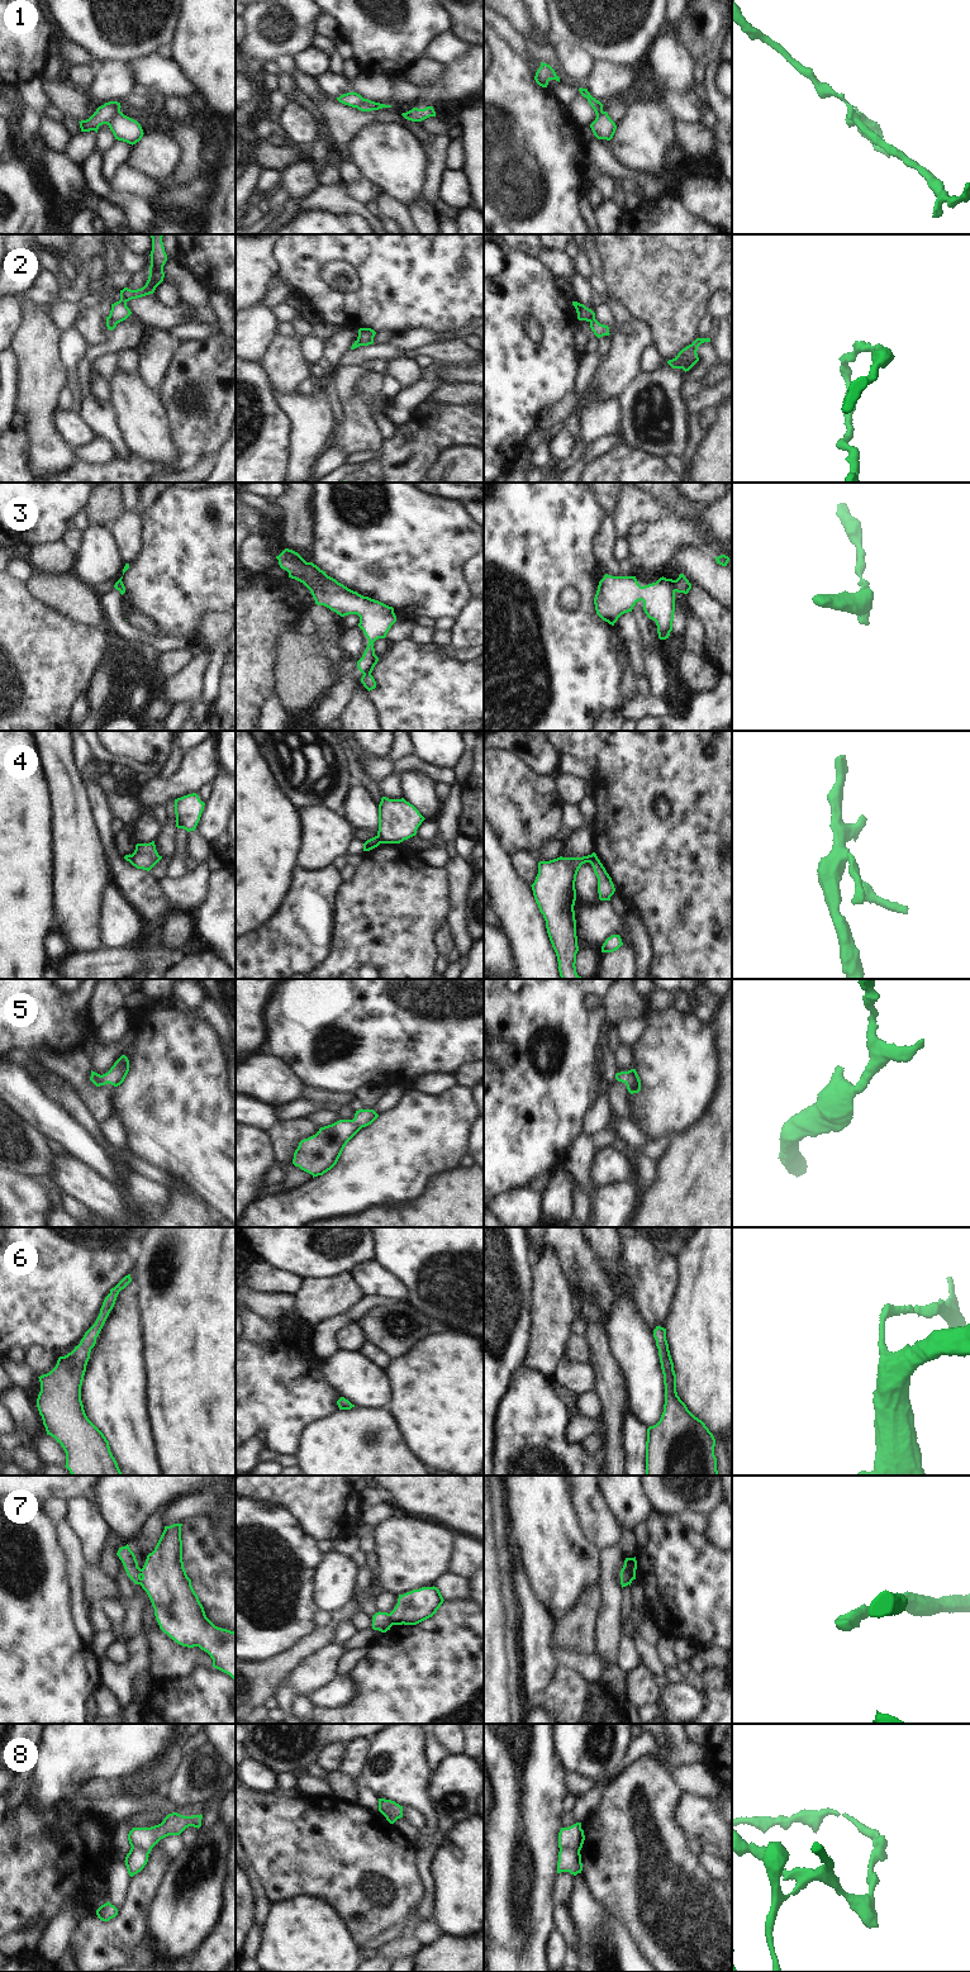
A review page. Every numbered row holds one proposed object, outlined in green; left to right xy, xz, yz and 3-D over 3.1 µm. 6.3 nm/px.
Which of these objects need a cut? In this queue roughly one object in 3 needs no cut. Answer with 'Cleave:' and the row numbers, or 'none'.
Cleave: 1, 2, 3, 4, 7, 8

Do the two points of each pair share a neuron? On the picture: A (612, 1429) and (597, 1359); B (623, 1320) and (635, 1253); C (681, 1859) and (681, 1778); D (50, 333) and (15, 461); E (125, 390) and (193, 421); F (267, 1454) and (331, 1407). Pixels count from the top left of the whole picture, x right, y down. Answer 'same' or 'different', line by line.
A: same
B: different
C: different
D: different
E: different
F: different

